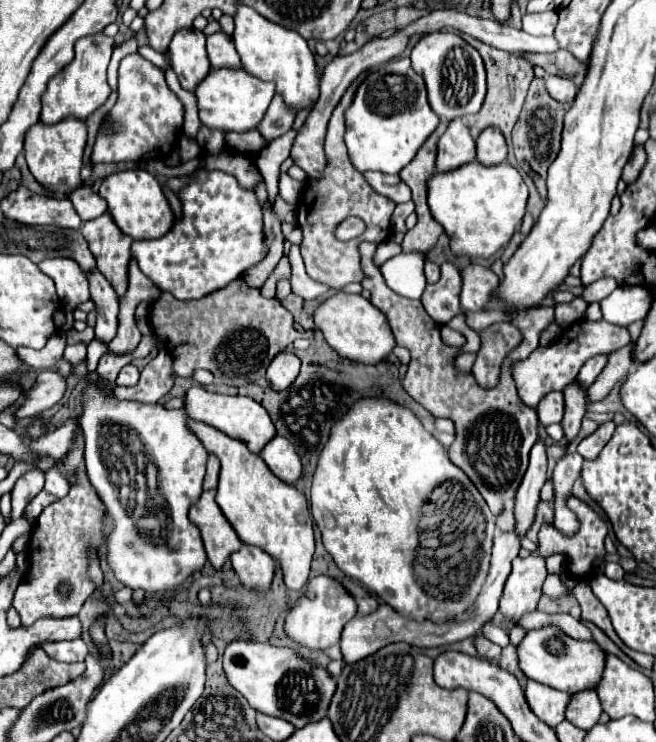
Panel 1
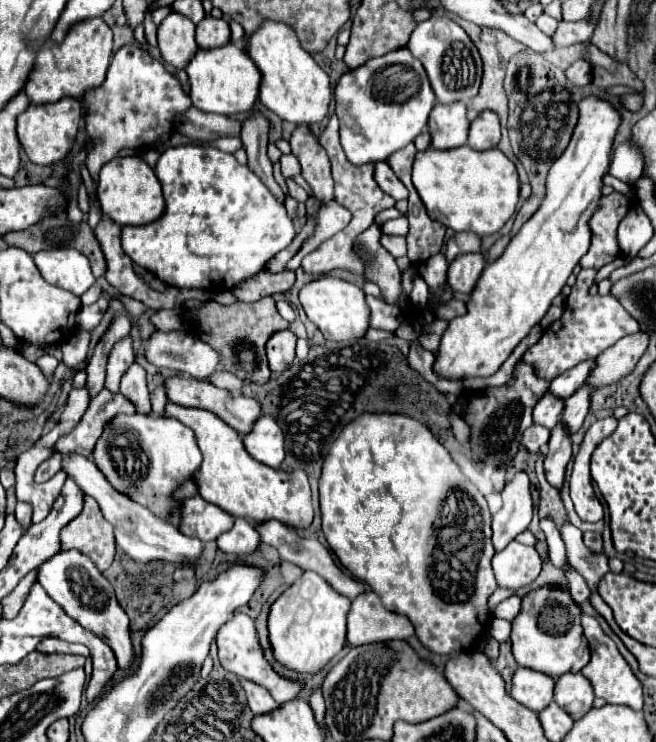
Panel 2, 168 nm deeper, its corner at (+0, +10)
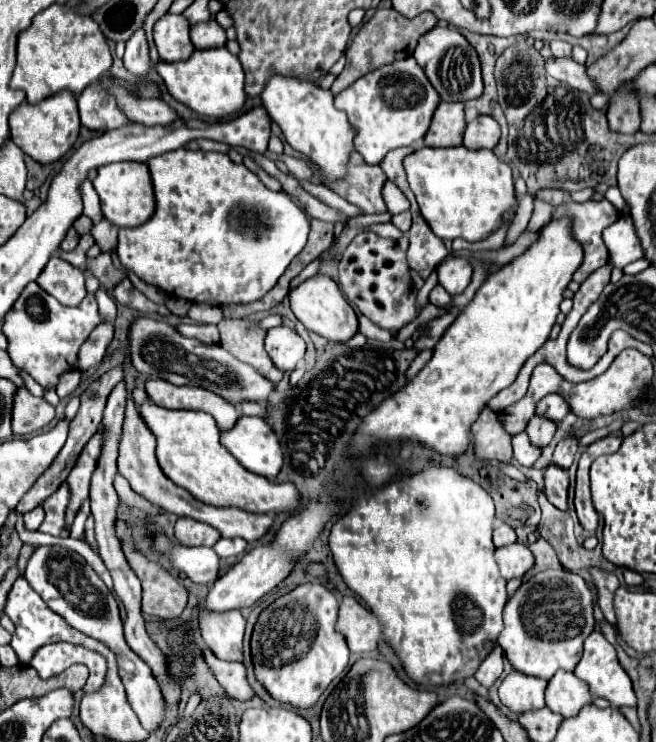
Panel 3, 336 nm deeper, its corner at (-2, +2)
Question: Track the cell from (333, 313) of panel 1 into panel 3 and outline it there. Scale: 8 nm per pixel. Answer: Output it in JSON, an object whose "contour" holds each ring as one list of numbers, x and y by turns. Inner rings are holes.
{"contour":[[314,275,308,281,304,281,302,285,298,285,296,289,292,289,290,307,292,307,294,315,298,317,298,321,302,321,308,331,322,335,328,341,346,343,358,333,358,317,356,317,352,305,340,291,338,283,326,275]]}

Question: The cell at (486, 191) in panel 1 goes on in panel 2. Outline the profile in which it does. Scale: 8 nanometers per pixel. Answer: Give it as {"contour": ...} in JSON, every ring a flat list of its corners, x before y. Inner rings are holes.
{"contour":[[468,145,456,149,426,149,416,155,412,183,430,219,454,231,472,231,480,237,496,233,512,215,518,203,518,173,514,163,500,151,474,151]]}

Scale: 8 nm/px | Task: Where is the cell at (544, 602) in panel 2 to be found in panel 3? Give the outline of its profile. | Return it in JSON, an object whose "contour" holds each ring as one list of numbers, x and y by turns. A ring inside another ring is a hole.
{"contour":[[542,571,530,581,524,581,514,597,508,599,504,611,504,629,498,637,498,645,508,655,512,667,524,675,534,675,540,679,552,679,558,669,574,671,582,657,582,643,594,629,592,617,592,593,582,577,568,571]]}

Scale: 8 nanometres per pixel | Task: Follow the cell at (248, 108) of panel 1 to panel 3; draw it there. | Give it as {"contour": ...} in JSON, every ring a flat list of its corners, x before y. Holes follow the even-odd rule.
{"contour":[[226,47,194,51,188,61,178,61,178,63,158,61,154,63,154,69,164,79,164,85,174,95,174,99,188,105,202,117,212,117,212,119,230,117,238,113,248,99,244,91,242,65,238,57,232,55]]}

